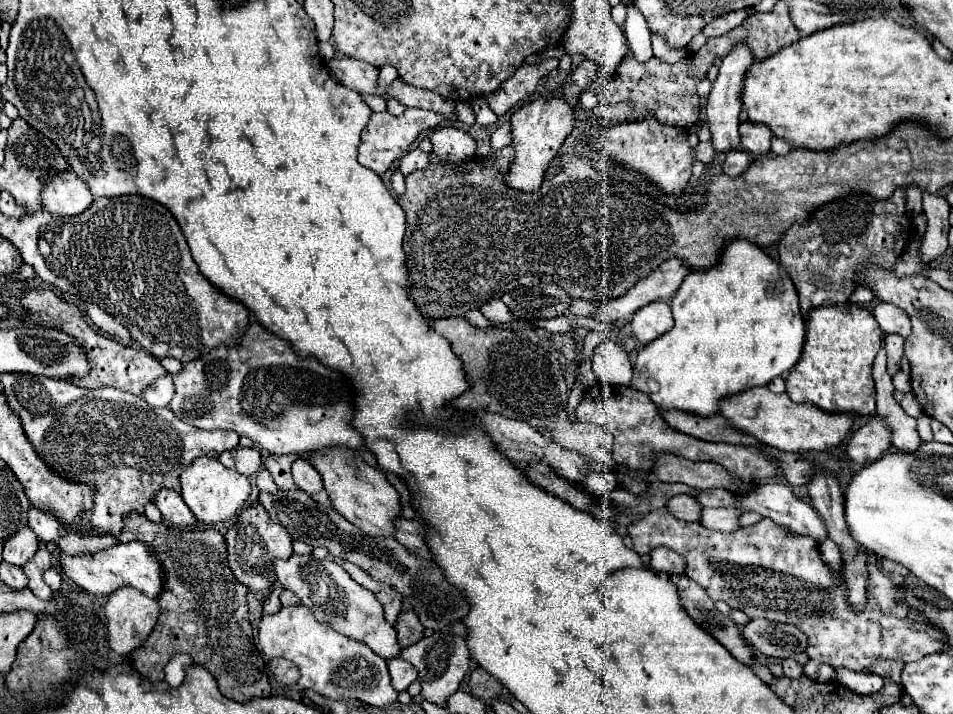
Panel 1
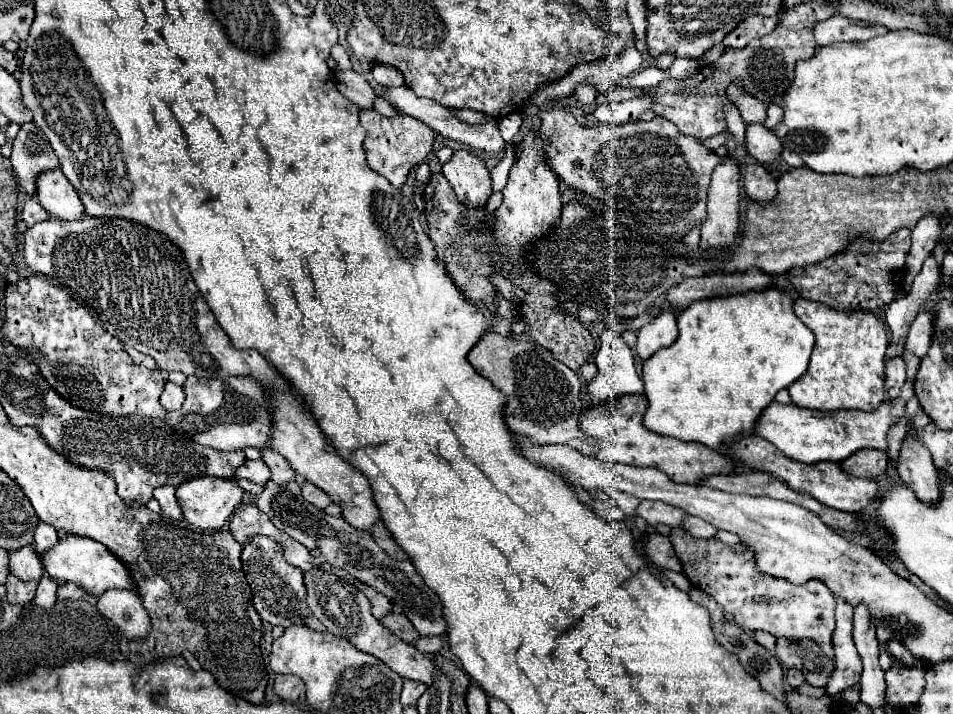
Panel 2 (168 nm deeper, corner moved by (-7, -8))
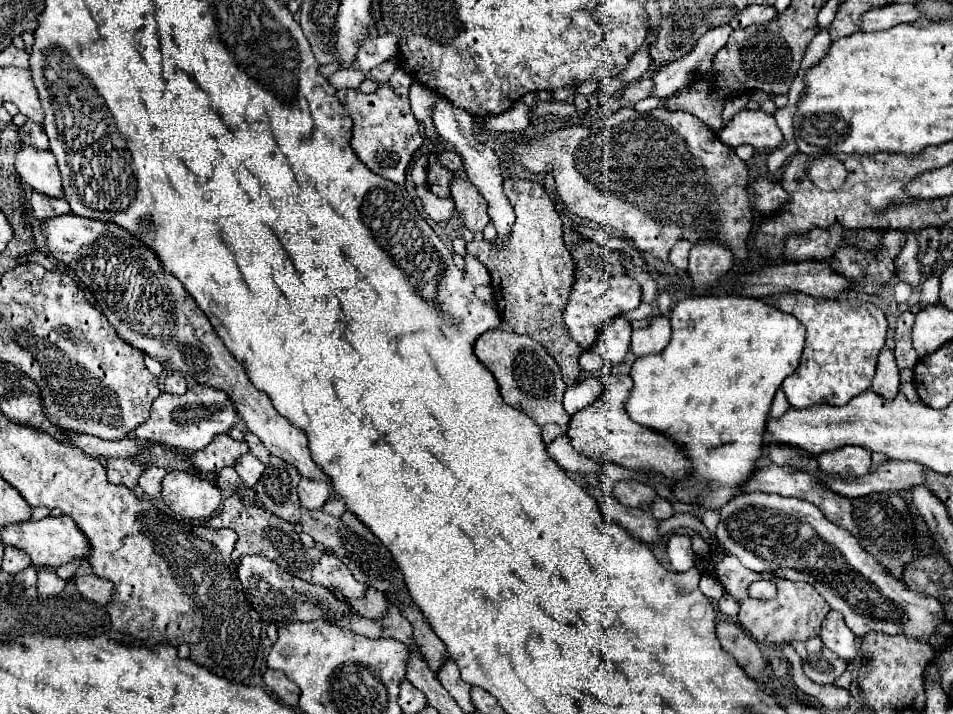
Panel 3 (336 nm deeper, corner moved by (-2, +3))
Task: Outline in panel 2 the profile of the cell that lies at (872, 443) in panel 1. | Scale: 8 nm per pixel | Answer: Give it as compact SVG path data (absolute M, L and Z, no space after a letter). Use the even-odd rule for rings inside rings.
M861 449L857 453L853 453L851 457L847 457L841 467L847 473L853 473L855 477L877 477L881 473L885 473L887 469L887 451L879 451L879 449Z

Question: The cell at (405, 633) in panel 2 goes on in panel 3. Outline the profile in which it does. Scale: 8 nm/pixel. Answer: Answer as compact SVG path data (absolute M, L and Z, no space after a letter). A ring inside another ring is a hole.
M368 588L362 600L350 600L350 606L364 618L382 618L386 614L386 598L376 588Z

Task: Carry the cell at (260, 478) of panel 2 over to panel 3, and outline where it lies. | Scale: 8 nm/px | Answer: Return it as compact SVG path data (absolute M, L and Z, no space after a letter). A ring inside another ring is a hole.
M244 454L242 458L238 458L238 464L234 464L234 470L238 472L240 480L242 480L246 486L254 488L256 482L258 482L258 478L260 478L262 472L264 472L264 464L262 464L256 456Z

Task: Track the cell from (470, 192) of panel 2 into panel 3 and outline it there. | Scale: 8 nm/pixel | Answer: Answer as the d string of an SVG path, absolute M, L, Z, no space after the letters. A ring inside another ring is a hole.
M454 178L452 180L452 200L456 204L458 218L462 220L464 228L468 228L472 234L482 234L490 218L486 216L486 202L474 192L474 186L470 186L470 180Z

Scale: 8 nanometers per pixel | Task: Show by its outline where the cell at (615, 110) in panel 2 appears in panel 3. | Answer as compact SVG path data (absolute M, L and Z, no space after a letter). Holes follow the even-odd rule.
M730 24L712 28L702 36L702 40L696 42L692 52L688 52L684 58L680 58L672 64L666 64L654 76L654 82L656 82L654 96L668 98L668 96L676 94L678 90L686 88L690 82L704 76L712 68L714 54L726 46L730 34L732 34Z

